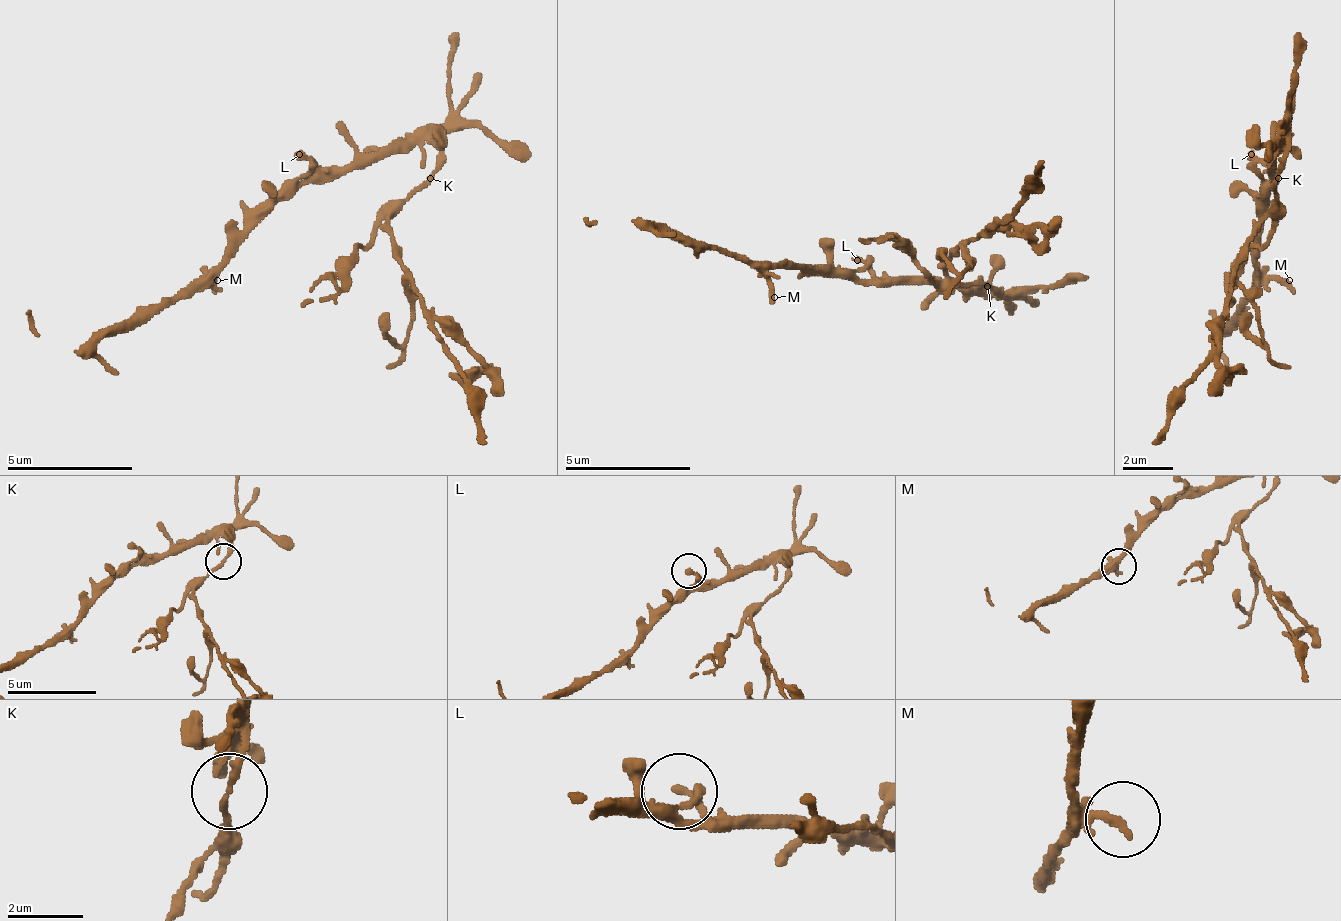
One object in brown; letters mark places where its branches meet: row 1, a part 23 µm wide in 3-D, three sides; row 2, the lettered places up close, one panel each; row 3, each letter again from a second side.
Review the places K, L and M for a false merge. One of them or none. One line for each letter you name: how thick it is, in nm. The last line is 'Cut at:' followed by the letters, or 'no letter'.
K: calibre 180 nm
Cut at: K

